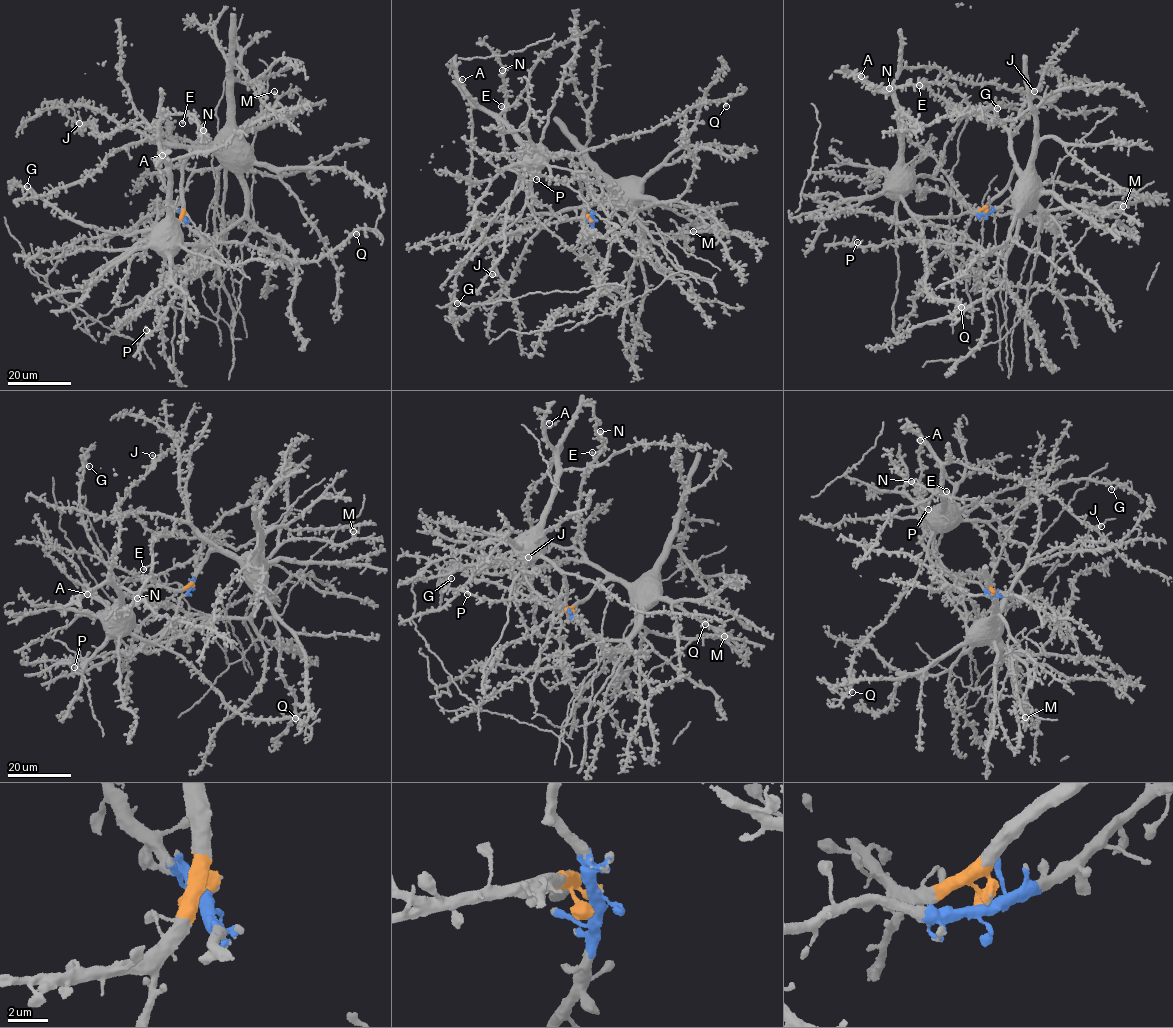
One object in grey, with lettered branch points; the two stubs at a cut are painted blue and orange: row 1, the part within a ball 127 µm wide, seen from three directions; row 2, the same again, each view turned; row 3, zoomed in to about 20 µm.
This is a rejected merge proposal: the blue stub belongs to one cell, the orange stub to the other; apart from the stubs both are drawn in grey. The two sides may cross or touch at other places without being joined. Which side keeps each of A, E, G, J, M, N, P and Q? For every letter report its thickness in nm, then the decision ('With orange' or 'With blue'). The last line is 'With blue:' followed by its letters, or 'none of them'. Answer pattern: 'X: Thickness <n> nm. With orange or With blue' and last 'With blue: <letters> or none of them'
A: Thickness 480 nm. With blue
E: Thickness 360 nm. With orange
G: Thickness 320 nm. With blue
J: Thickness 240 nm. With blue
M: Thickness 440 nm. With orange
N: Thickness 500 nm. With orange
P: Thickness 260 nm. With orange
Q: Thickness 440 nm. With blue
With blue: A, G, J, Q

